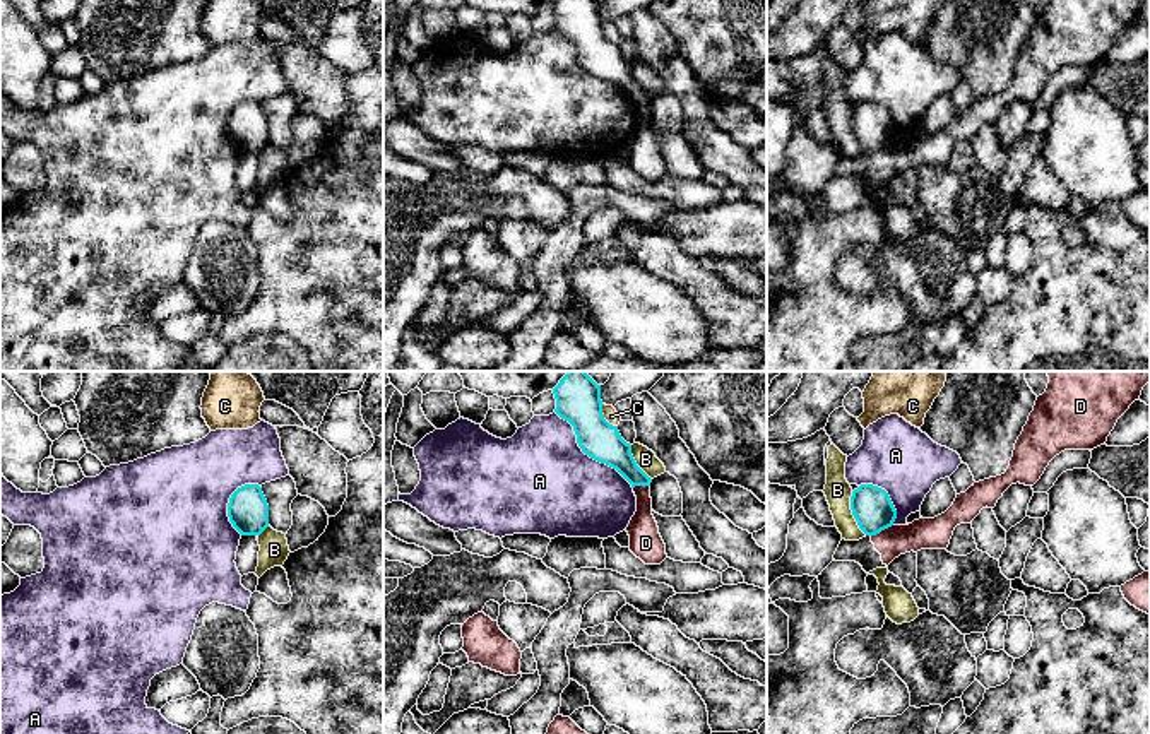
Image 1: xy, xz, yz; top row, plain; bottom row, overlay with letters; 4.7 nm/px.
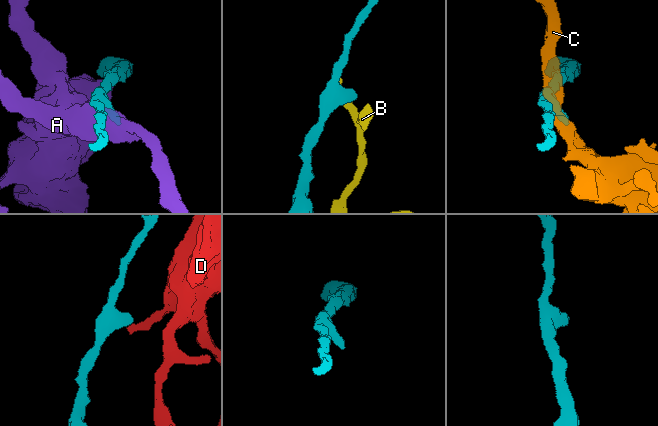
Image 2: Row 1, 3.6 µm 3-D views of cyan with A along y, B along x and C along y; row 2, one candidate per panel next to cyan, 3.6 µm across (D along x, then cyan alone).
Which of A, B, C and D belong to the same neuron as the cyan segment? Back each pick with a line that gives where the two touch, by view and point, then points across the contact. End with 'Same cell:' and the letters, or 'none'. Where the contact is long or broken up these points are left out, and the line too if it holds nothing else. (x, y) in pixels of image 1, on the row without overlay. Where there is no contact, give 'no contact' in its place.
Same cell: none

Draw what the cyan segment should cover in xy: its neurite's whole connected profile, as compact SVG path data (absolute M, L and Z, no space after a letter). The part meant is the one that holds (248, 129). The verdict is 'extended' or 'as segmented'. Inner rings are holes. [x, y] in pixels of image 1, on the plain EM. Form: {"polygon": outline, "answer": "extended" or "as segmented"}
{"polygon": "M258 101L238 104L228 120L228 133L241 152L260 152L269 144L269 121Z", "answer": "as segmented"}

